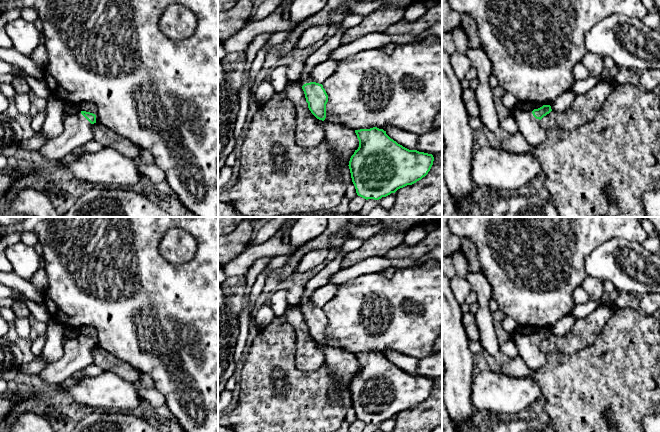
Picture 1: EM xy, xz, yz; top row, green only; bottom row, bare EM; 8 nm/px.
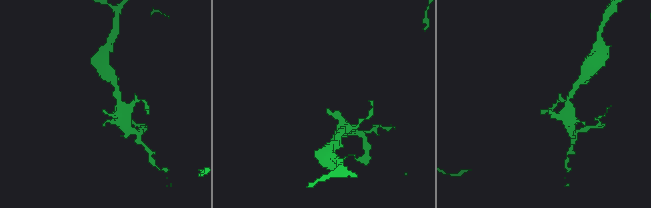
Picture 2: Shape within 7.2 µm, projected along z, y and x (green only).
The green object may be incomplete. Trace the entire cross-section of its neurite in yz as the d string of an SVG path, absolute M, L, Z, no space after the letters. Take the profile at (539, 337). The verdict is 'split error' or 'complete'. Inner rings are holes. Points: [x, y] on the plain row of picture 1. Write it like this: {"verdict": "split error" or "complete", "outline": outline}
{"verdict": "split error", "outline": "M543 329L533 335L519 335L513 337L510 334L510 341L515 344L519 357L529 368L535 371L545 363L545 354L542 352L540 344L551 335L550 329Z"}

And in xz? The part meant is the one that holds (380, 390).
{"verdict": "complete", "outline": "M373 351L355 357L359 371L348 390L357 419L366 424L379 424L416 407L433 389L432 378L403 371L383 353Z"}

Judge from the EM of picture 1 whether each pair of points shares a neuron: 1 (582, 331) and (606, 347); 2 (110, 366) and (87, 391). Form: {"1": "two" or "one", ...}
{"1": "two", "2": "two"}

